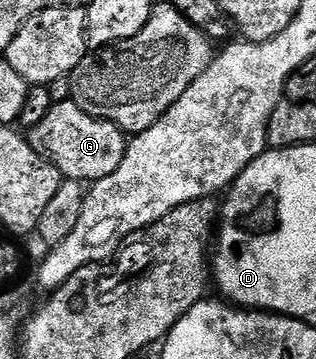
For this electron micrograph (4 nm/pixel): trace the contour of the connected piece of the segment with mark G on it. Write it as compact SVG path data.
M69 98L52 103L49 114L29 130L31 148L59 172L60 177L80 182L94 182L113 174L125 158L128 137L108 120L93 118Z

